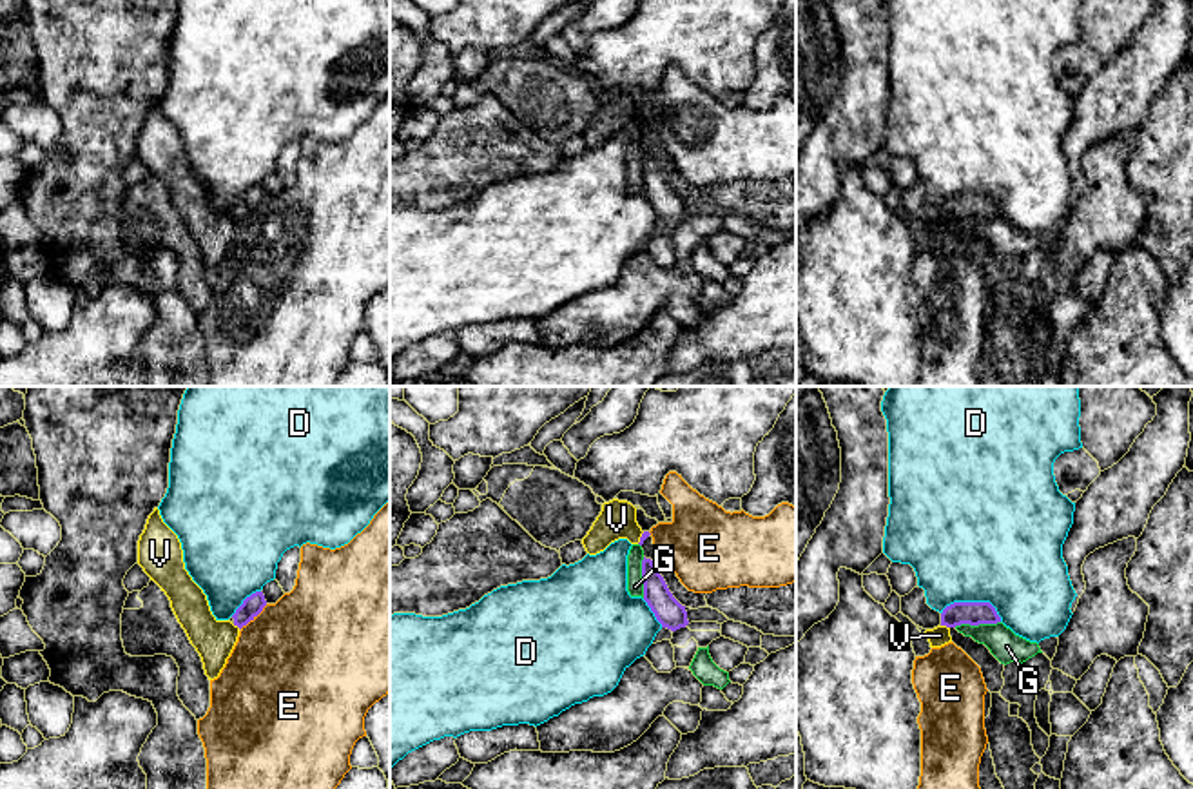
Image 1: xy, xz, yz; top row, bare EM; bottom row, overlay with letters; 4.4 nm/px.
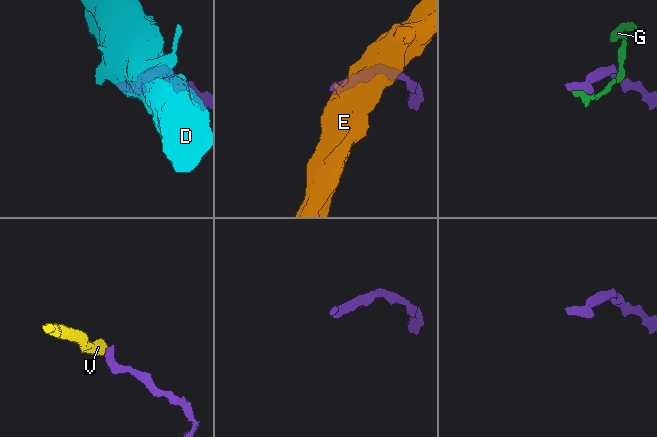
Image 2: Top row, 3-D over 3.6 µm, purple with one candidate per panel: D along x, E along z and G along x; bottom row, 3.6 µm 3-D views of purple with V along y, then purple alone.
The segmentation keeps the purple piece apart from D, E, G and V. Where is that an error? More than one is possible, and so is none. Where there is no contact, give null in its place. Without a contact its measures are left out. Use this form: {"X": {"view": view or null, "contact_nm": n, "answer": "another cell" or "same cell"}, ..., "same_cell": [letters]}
{"D": {"view": "yz", "contact_nm": 280, "answer": "another cell"}, "E": {"view": "xy", "contact_nm": 170, "answer": "another cell"}, "G": {"view": "yz", "contact_nm": 200, "answer": "another cell"}, "V": {"view": "yz", "contact_nm": 40, "answer": "another cell"}, "same_cell": []}

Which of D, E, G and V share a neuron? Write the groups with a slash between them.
D / E / G V

